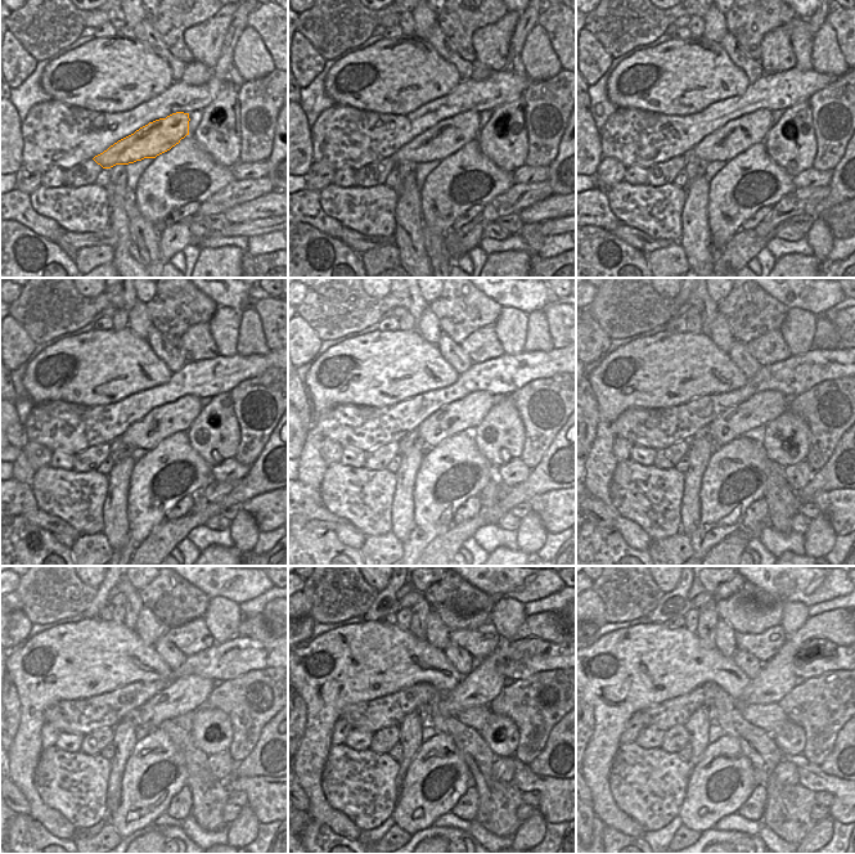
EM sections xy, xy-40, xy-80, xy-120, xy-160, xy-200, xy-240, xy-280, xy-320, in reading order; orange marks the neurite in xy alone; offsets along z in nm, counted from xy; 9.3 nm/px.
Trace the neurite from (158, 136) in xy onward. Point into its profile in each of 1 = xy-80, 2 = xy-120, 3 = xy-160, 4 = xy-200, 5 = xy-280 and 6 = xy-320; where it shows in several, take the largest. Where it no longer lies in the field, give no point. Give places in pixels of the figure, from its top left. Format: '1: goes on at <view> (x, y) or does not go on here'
1: goes on at xy-80 (737, 135)
2: goes on at xy-120 (161, 422)
3: goes on at xy-160 (464, 414)
4: goes on at xy-200 (754, 414)
5: goes on at xy-280 (485, 682)
6: goes on at xy-320 (777, 678)

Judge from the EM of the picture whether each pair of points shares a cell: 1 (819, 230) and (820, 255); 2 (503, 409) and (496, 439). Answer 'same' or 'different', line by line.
1: same
2: same

